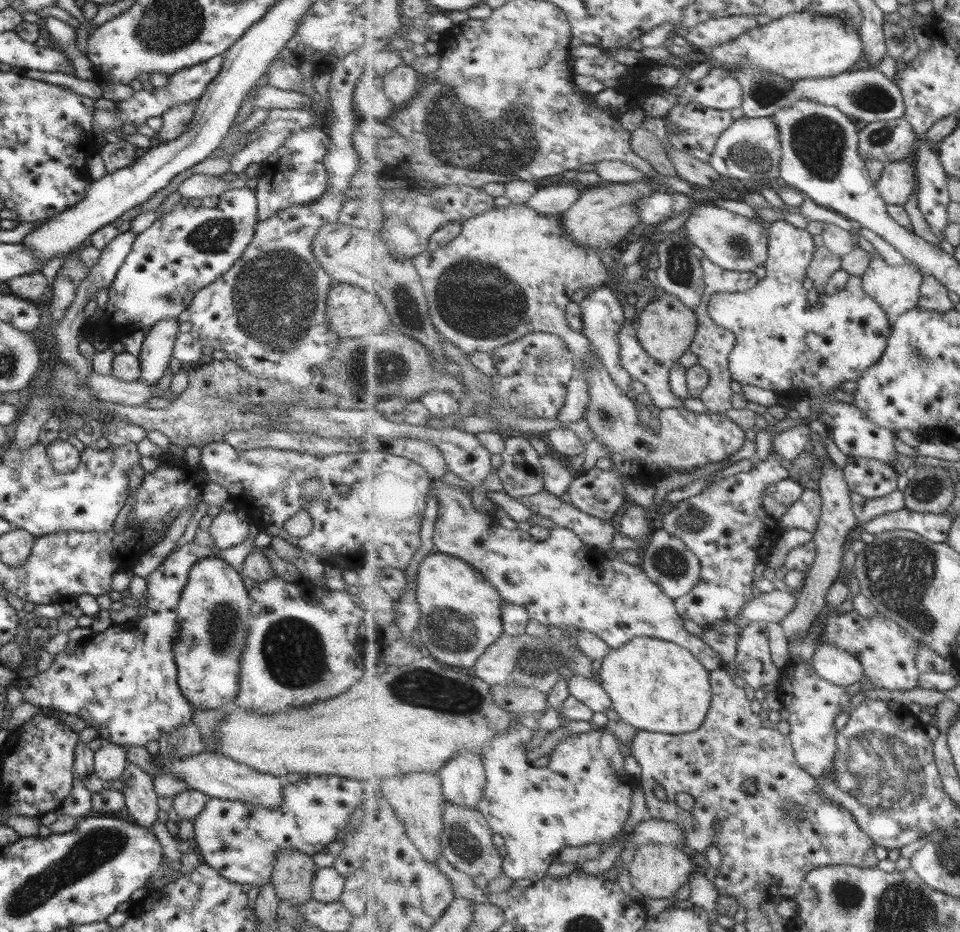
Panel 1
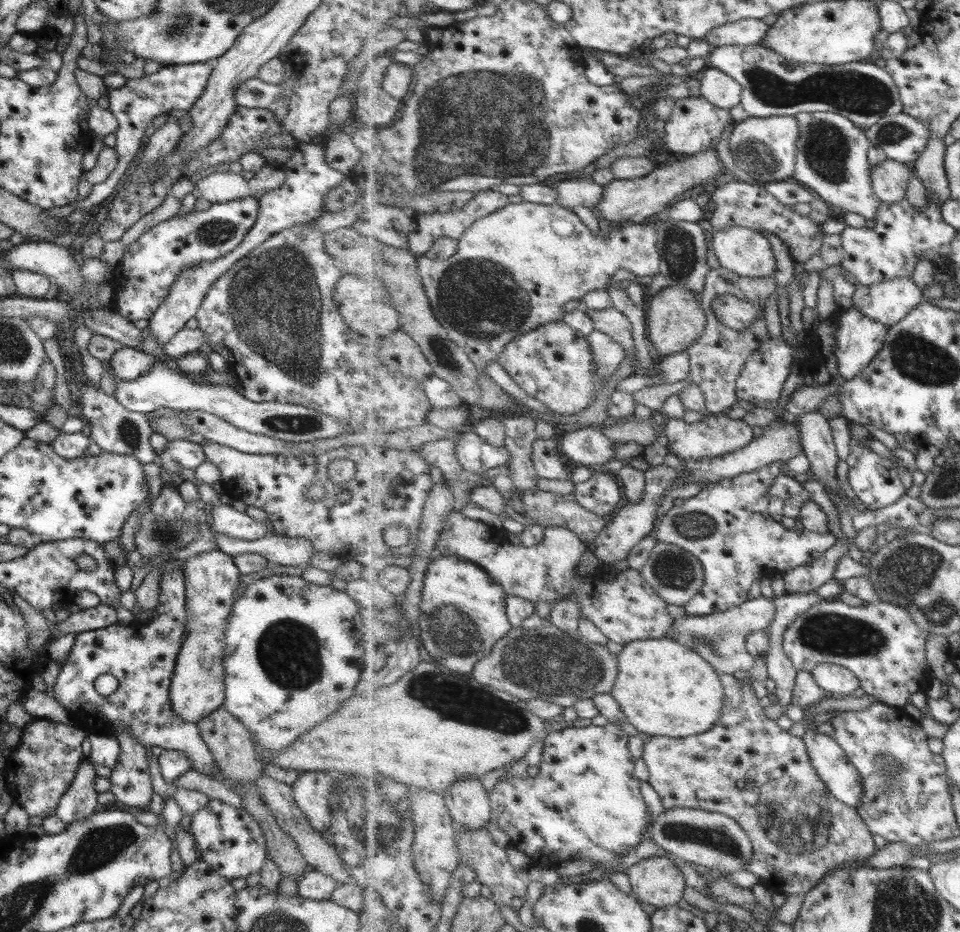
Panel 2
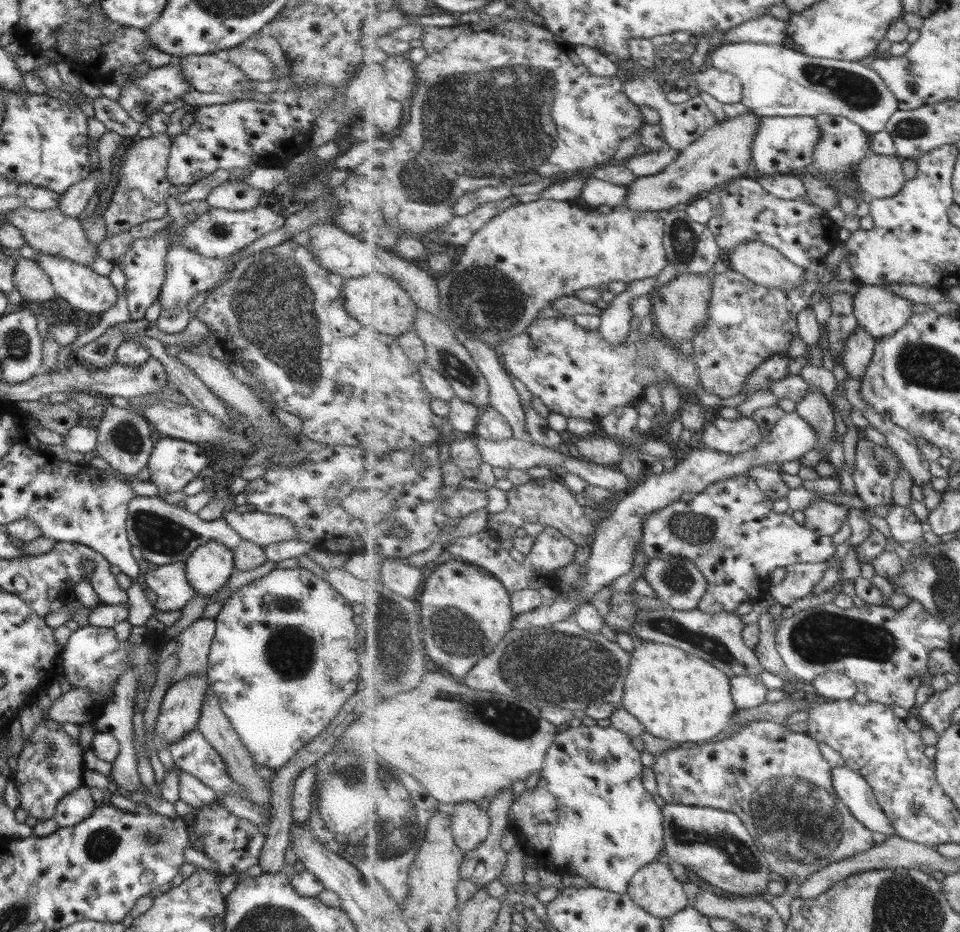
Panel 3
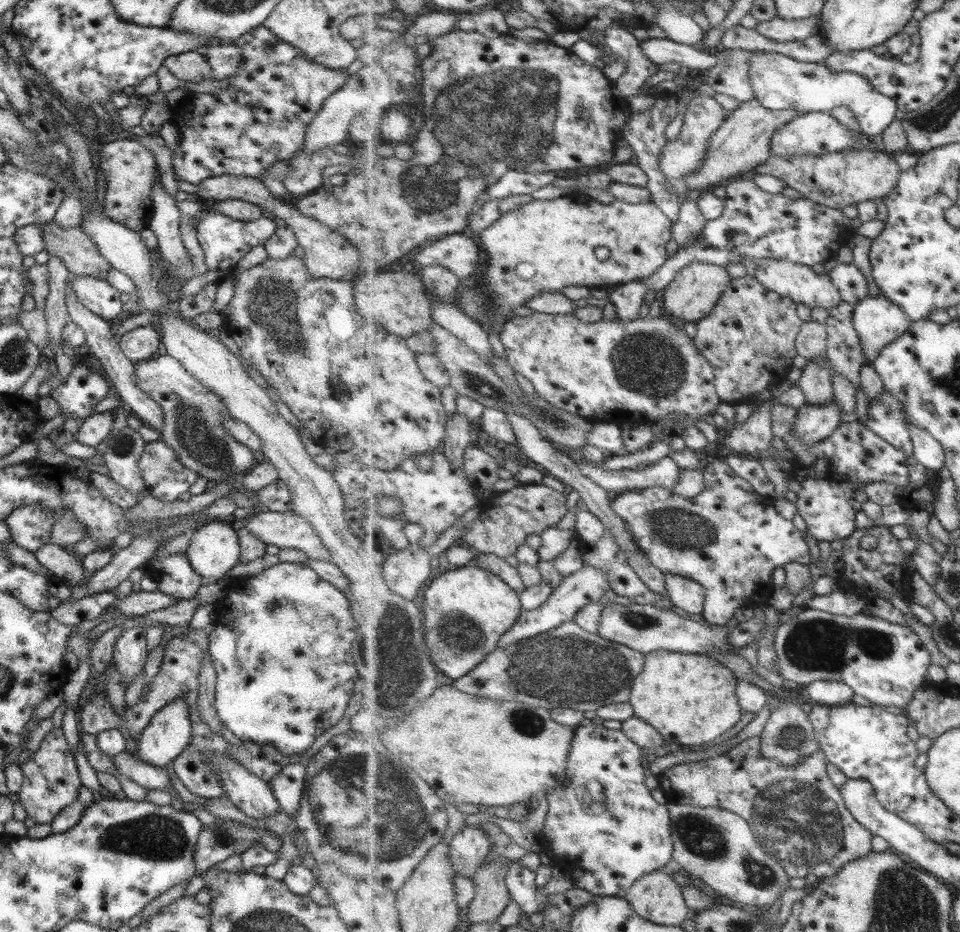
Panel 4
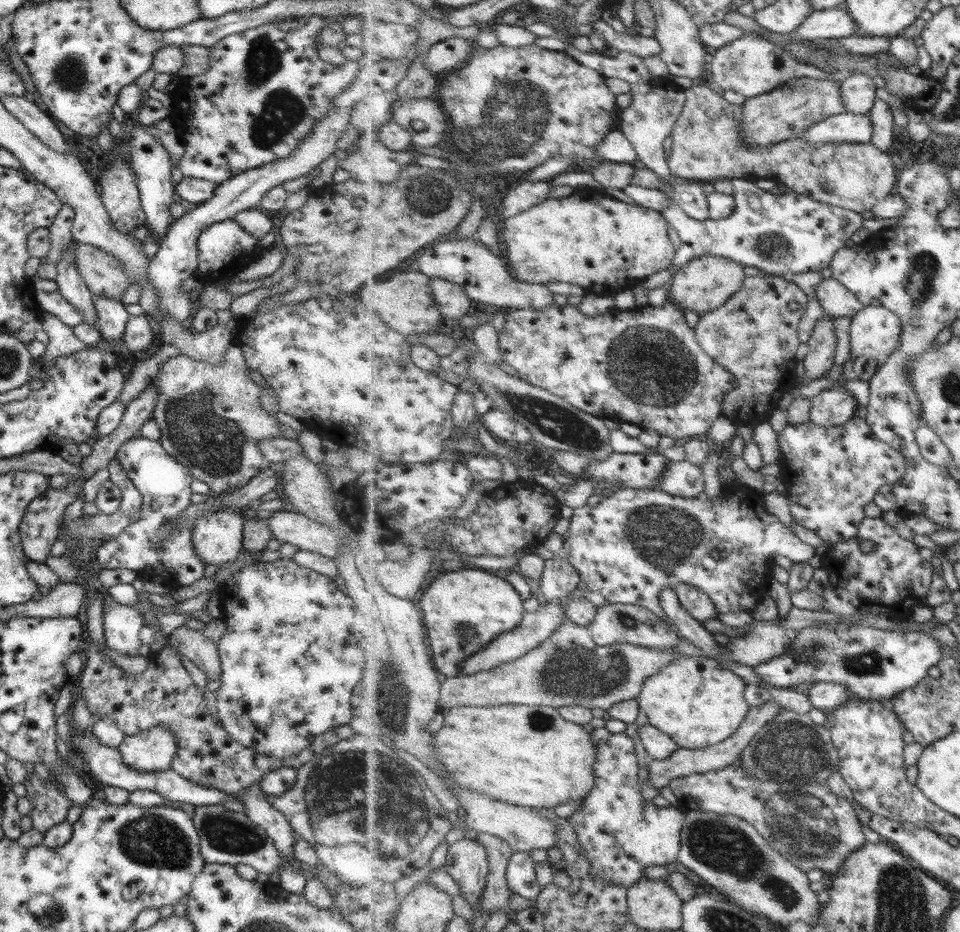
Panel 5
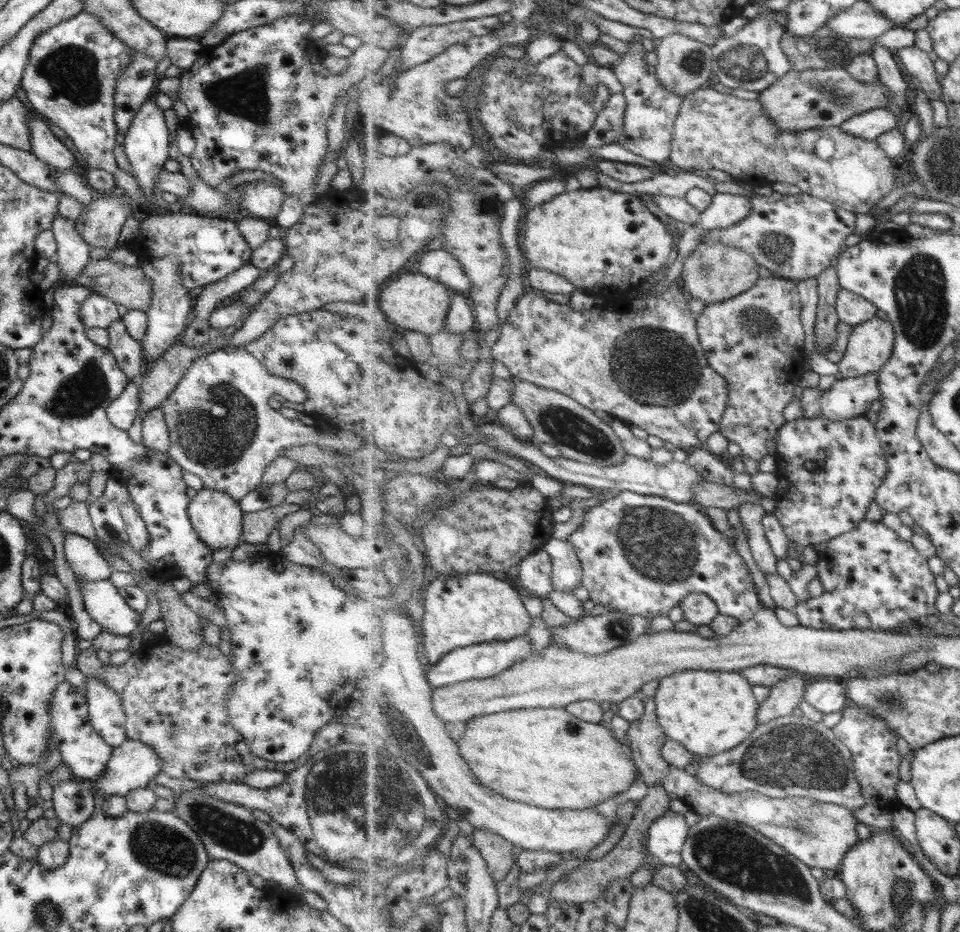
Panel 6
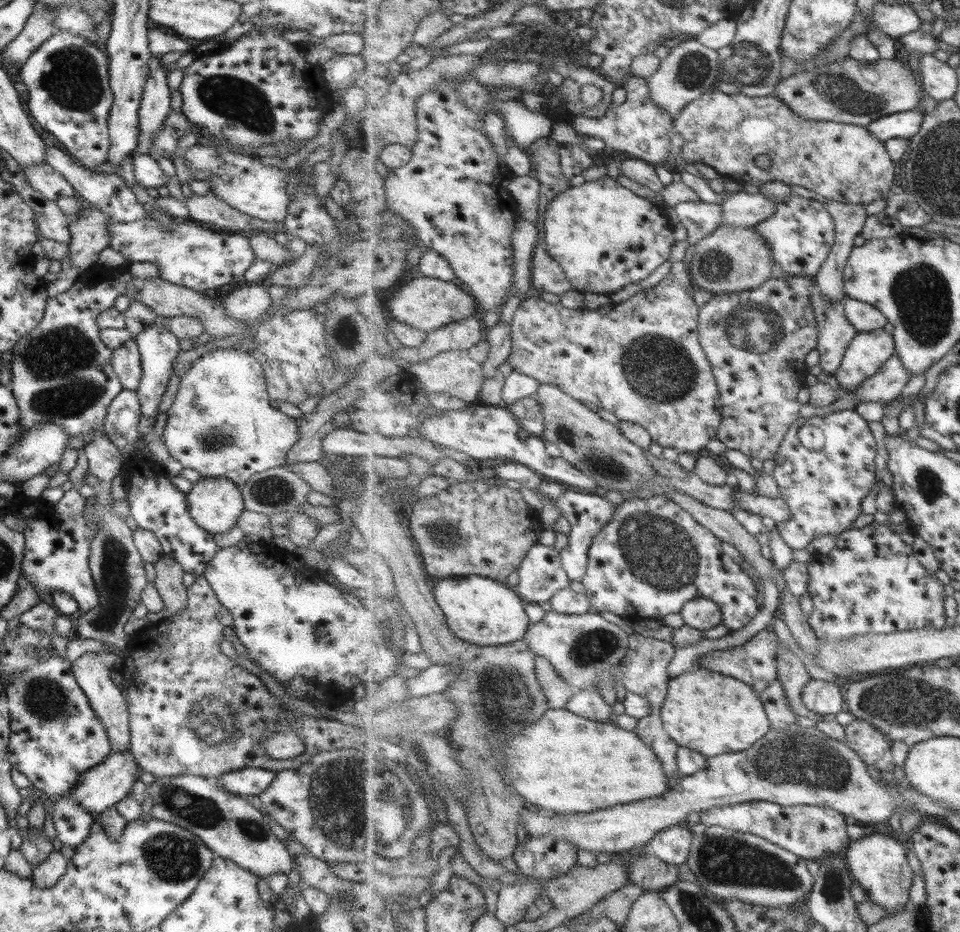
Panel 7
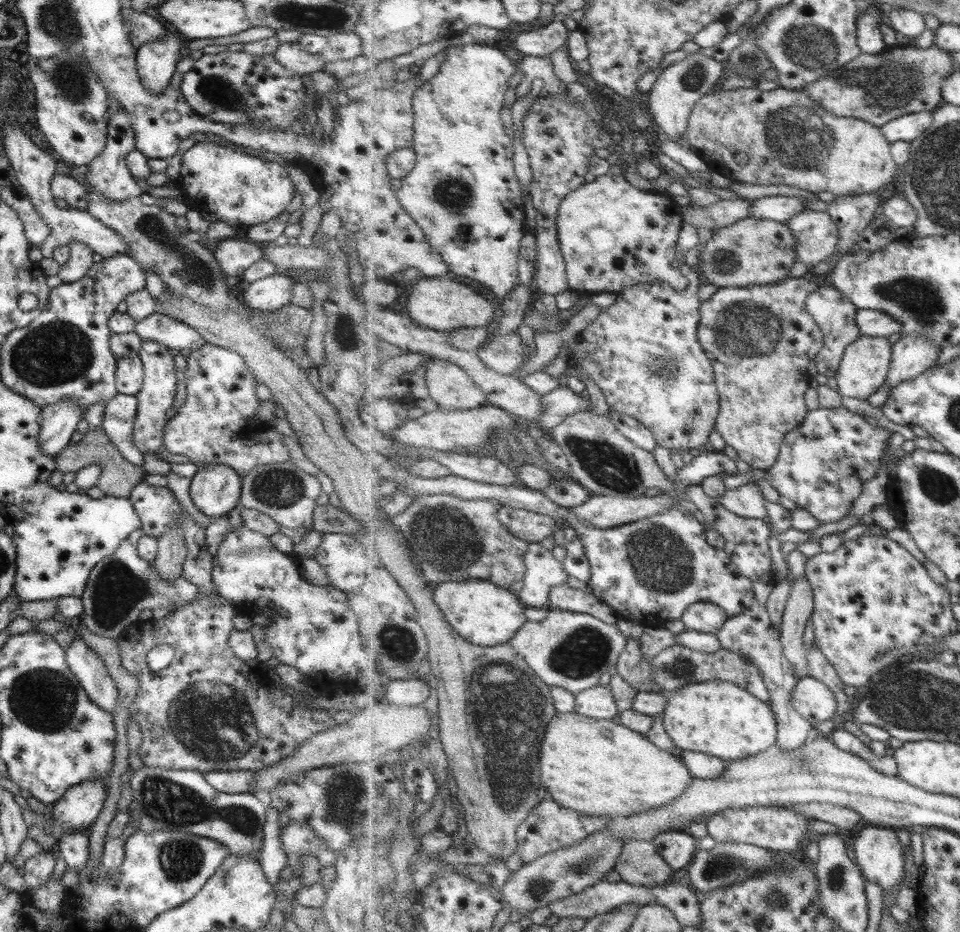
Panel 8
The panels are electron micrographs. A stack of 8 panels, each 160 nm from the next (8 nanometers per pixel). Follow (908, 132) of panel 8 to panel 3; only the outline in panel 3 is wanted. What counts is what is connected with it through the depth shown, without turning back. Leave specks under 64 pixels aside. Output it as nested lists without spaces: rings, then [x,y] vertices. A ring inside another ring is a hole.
[[[815,117],[759,118],[759,133],[752,144],[753,175],[811,175],[813,174],[816,146],[820,144],[821,131]]]

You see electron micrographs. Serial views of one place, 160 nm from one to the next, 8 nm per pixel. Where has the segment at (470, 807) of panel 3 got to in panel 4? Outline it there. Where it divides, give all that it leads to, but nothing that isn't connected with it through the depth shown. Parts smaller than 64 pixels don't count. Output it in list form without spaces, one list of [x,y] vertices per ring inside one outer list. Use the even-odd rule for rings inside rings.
[[[465,826],[450,842],[450,858],[457,874],[473,879],[483,860],[492,850],[487,832],[475,826]]]

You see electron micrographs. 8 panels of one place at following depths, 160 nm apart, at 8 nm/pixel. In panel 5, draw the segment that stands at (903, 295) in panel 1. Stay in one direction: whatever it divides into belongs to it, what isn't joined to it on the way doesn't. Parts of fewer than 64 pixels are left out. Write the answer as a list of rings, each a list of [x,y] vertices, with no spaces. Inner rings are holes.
[[[865,305],[856,316],[852,317],[851,325],[851,356],[843,366],[845,378],[848,380],[870,381],[872,376],[888,361],[898,349],[903,334],[901,319],[892,310],[879,306]]]

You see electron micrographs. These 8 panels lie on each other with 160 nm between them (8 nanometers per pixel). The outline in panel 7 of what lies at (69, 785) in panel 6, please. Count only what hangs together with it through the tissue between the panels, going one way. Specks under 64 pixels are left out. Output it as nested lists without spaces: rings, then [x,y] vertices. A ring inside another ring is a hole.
[[[69,795],[49,802],[52,808],[52,822],[56,837],[63,846],[76,848],[90,834],[90,826],[94,823],[89,813],[70,800]]]

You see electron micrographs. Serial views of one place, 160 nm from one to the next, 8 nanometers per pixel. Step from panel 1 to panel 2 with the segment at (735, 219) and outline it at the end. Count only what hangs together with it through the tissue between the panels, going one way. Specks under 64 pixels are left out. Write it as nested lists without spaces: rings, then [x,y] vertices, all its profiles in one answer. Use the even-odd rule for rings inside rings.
[[[734,224],[725,230],[713,226],[711,243],[721,266],[747,277],[771,276],[777,260],[771,242],[752,228]]]

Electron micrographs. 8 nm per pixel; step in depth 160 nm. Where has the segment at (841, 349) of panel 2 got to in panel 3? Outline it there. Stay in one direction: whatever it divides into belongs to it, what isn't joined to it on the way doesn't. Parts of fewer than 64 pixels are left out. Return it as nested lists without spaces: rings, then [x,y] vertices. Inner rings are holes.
[[[859,324],[846,341],[843,364],[847,372],[861,380],[874,357],[877,344],[878,340],[865,331],[865,326]]]

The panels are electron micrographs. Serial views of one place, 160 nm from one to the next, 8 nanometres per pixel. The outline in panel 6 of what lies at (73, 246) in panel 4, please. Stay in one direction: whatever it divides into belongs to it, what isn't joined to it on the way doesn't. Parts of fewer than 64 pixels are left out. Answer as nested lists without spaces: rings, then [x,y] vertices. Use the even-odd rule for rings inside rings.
[[[107,258],[89,261],[83,265],[80,273],[74,276],[74,284],[89,287],[93,293],[105,296],[114,304],[121,304],[129,310],[145,312],[151,304],[152,282],[143,274],[139,266],[129,267]]]

